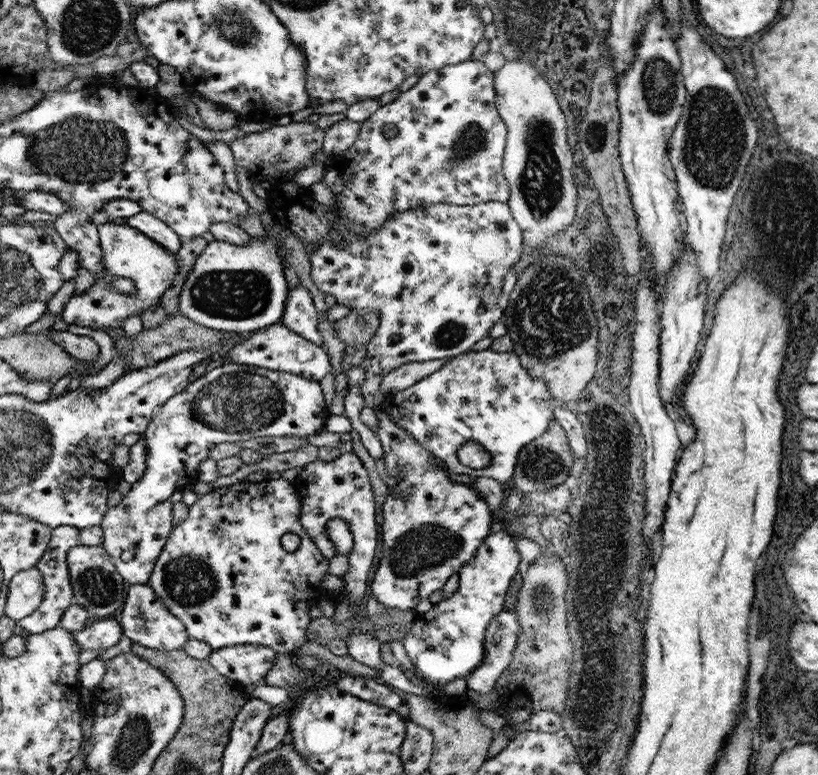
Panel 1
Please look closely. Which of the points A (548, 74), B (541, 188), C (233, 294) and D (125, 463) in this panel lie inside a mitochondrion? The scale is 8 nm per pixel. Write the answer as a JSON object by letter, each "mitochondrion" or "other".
{"A":"other","B":"mitochondrion","C":"mitochondrion","D":"other"}

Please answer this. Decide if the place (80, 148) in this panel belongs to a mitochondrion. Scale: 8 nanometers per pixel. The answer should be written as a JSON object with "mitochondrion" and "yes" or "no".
{"mitochondrion":"yes"}

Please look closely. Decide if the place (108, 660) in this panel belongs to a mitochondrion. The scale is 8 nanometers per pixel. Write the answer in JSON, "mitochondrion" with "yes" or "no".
{"mitochondrion":"no"}

